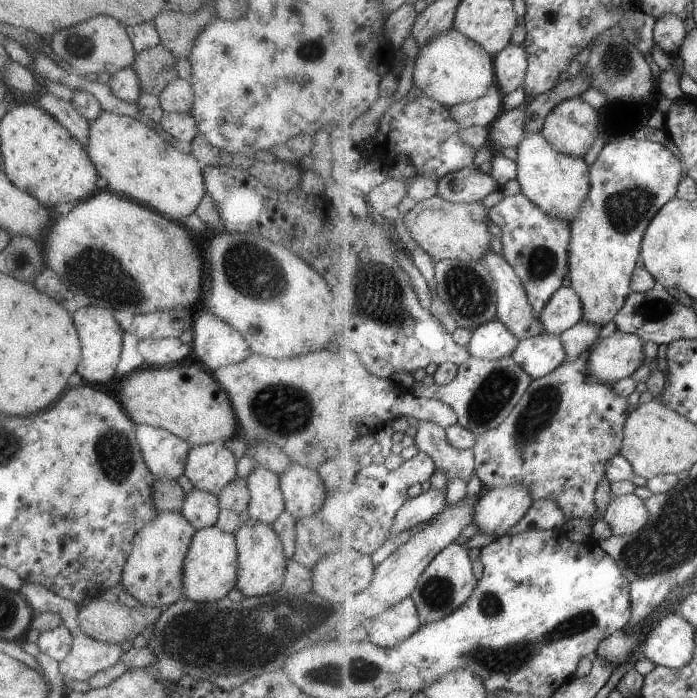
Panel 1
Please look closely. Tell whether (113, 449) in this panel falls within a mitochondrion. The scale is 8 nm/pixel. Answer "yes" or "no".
yes

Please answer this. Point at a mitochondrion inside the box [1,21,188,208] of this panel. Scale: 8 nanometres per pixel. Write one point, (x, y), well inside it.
(77, 47)

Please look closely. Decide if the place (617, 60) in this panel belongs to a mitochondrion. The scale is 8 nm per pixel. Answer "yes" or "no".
yes

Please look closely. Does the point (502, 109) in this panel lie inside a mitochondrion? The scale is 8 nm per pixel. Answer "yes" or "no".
no

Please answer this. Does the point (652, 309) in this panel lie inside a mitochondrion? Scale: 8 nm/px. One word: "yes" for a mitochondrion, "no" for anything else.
yes

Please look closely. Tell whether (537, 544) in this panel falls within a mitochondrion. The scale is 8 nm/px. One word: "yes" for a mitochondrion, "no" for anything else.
no

